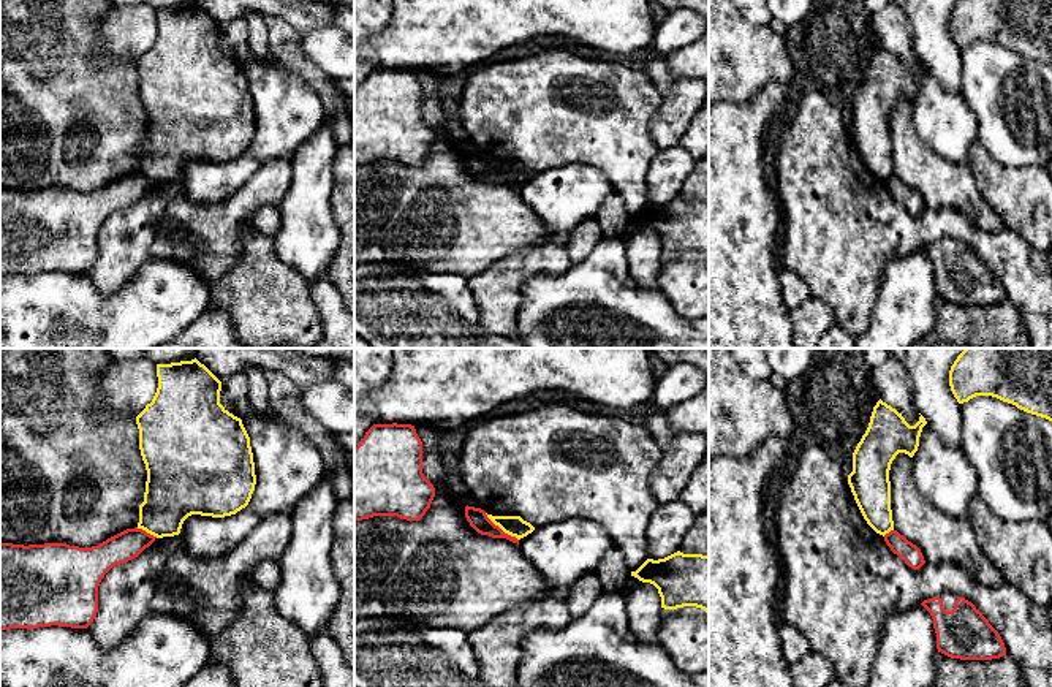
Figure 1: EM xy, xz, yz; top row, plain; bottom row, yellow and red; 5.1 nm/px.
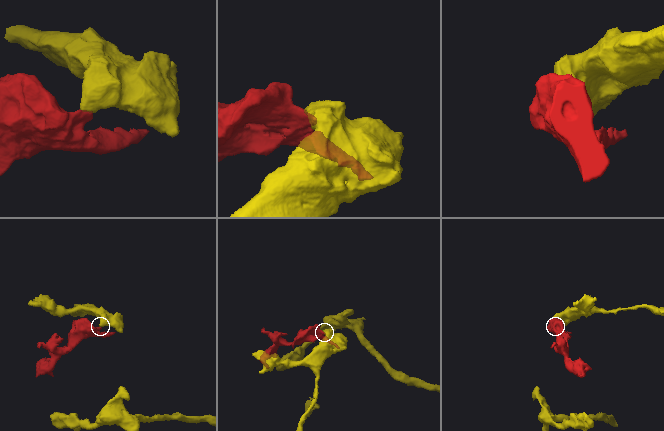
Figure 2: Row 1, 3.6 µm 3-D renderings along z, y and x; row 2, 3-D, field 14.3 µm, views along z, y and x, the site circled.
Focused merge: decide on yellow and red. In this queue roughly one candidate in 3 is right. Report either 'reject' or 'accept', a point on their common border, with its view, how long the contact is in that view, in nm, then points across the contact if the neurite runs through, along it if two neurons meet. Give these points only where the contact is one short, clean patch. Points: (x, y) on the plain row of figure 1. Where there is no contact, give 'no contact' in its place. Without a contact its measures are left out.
reject; contact xz (502, 174); length 220 nm; border xz (484, 159), (518, 185)

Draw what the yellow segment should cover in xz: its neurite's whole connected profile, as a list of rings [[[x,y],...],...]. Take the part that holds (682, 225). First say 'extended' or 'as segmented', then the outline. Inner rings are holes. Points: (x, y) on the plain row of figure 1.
as segmented; [[[677,196],[664,204],[647,204],[636,217],[631,217],[631,222],[653,230],[658,234],[661,253],[664,255],[696,252],[709,260],[709,201]]]

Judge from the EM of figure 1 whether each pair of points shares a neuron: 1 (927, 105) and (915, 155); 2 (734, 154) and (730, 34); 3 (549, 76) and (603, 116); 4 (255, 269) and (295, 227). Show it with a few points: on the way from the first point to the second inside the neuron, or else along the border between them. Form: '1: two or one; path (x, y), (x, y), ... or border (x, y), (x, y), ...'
1: two; border (910, 103), (915, 133), (935, 152), (951, 159)
2: two; border (766, 84), (745, 102), (725, 102)
3: one; path (562, 89), (584, 111), (590, 111)
4: two; border (272, 238), (276, 254), (301, 274)

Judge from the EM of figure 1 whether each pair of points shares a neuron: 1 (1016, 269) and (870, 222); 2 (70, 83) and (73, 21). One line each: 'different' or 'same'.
1: same
2: same

